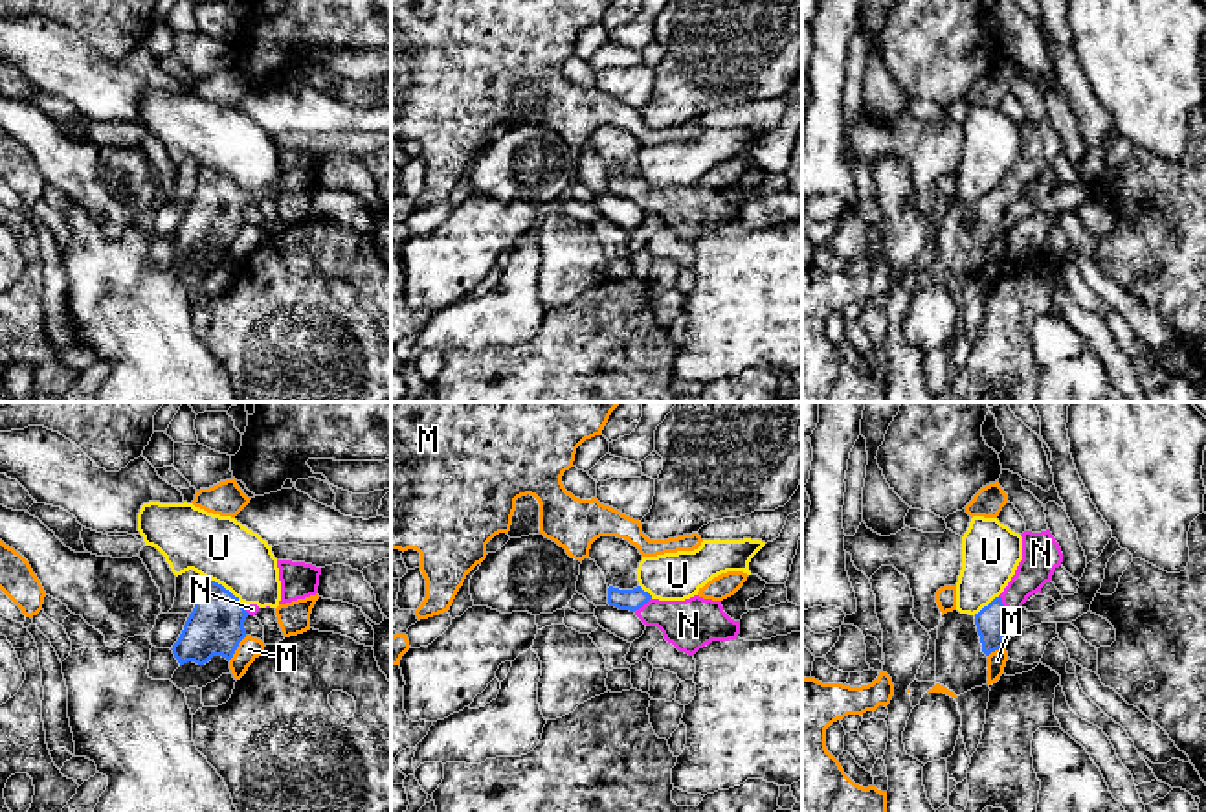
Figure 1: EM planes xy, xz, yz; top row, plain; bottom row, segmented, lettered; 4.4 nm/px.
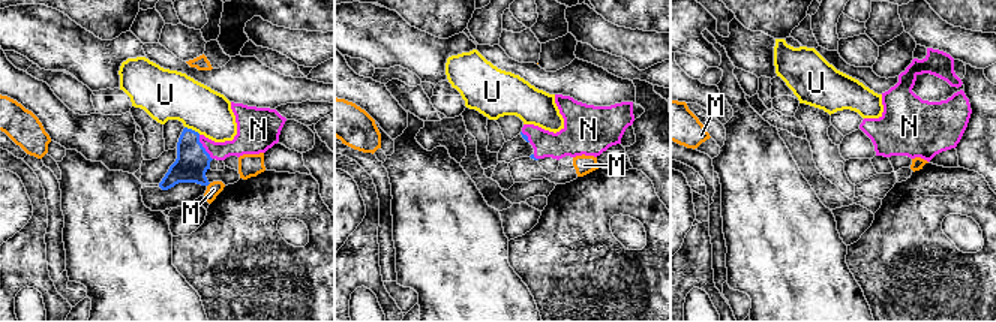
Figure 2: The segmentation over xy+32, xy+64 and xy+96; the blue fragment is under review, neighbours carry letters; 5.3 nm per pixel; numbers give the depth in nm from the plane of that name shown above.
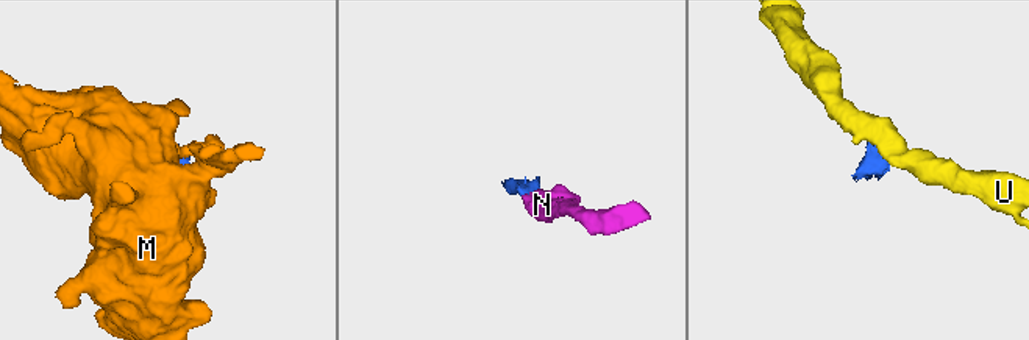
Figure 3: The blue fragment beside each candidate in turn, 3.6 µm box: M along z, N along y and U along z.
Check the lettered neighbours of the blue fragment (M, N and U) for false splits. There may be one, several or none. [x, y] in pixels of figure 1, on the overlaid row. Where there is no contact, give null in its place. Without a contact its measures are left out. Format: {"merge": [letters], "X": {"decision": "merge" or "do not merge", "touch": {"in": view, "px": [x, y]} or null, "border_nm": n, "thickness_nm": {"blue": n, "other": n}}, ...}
{"merge": ["N"], "M": {"decision": "do not merge", "touch": {"in": "xy", "px": [235, 649]}, "border_nm": 140, "thickness_nm": {"blue": 260, "other": 100}}, "N": {"decision": "merge", "touch": {"in": "yz", "px": [1003, 605]}, "border_nm": 90, "thickness_nm": {"blue": 130, "other": 160}}, "U": {"decision": "do not merge", "touch": {"in": "xy", "px": [221, 585]}, "border_nm": 220, "thickness_nm": {"blue": 260, "other": 280}}}

